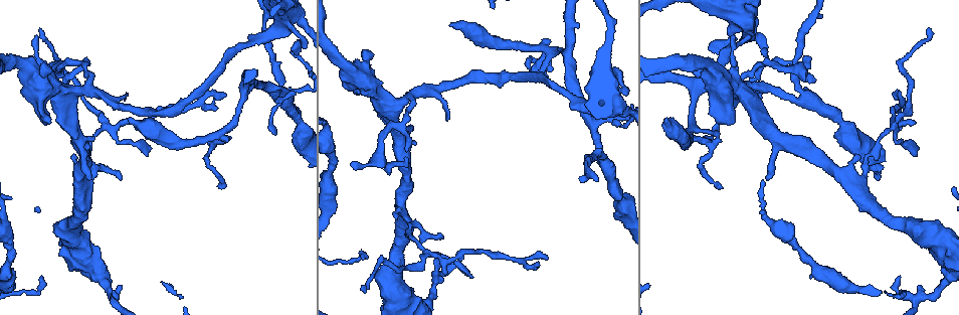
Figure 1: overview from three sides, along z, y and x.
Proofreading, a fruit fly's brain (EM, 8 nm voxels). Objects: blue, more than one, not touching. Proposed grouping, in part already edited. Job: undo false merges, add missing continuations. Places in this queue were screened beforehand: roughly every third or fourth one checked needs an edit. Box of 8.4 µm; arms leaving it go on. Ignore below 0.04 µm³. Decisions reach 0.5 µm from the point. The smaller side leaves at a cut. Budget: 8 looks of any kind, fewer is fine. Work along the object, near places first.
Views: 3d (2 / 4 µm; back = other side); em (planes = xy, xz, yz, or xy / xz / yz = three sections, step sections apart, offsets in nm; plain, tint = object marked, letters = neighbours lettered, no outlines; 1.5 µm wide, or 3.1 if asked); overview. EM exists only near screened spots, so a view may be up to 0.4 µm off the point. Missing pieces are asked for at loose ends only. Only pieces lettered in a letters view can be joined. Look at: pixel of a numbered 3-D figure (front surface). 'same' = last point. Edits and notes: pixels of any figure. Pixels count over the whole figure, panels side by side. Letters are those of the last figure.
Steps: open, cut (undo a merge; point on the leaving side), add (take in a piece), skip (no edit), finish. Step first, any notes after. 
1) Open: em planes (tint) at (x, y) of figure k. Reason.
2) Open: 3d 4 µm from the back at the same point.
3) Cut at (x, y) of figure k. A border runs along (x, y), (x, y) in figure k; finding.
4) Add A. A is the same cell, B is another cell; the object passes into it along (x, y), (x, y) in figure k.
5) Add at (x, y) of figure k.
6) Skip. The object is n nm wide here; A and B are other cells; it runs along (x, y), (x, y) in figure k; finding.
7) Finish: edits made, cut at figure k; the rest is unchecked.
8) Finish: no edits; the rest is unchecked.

Open: 3d 2 µm at (41, 28) of figure 1. End of a long branch.

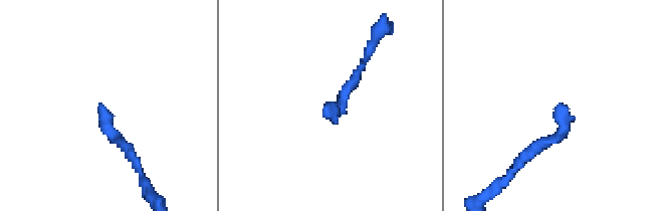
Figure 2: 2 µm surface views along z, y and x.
Open: em planes (tint) at (98, 103) of figure 2. Now the EM.

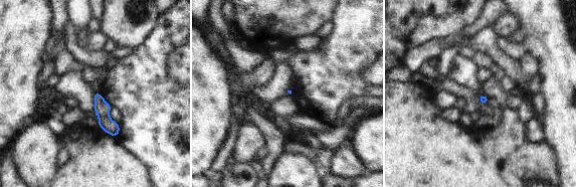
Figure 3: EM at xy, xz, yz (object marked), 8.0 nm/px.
Open: em planes (letters) at the same point.

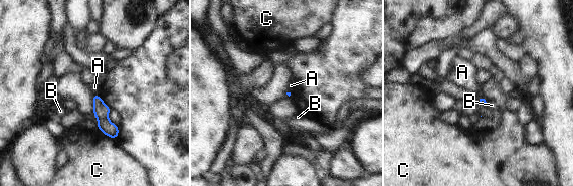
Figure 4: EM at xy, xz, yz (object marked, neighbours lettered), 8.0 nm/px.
Skip. A, B and C are other cells; none of them fits.

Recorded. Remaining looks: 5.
Open: em xz step 4 (tint) at (90, 177) of figure 1. Free end.

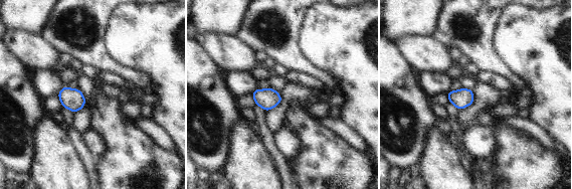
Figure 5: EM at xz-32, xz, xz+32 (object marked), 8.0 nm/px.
Open: em planes (letters) at the same point. Another direction.

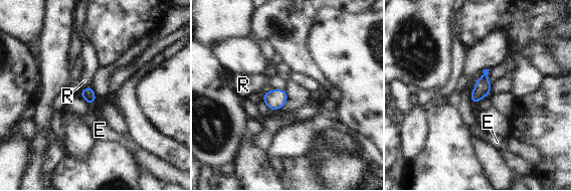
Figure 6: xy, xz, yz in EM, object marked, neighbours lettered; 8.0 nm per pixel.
Skip. The object is 100 nm wide here; E and R are other cells; a border runs along (90, 84), (78, 93) in figure 6; no lettered piece goes on from it.

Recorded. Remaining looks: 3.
Open: em planes (tint) at (666, 117) of figure 1. Stops while still wide.

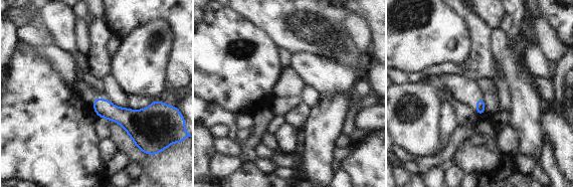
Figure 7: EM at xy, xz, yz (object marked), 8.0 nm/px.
Open: em planes (letters) at the same point. See the neighbours.

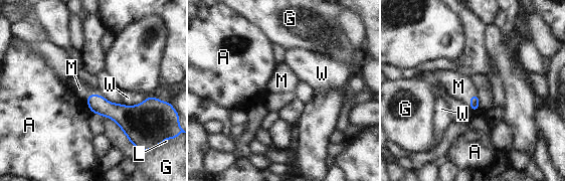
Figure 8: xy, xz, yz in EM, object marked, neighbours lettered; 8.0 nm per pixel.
Add M. M is the same cell, A, G, L and W are other cells; the object passes into it along (98, 104), (89, 95), (79, 88) in figure 8; the cell continues.

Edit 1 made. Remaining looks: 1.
Finish: edits made, add at figure 8; the rest is unchecked.

